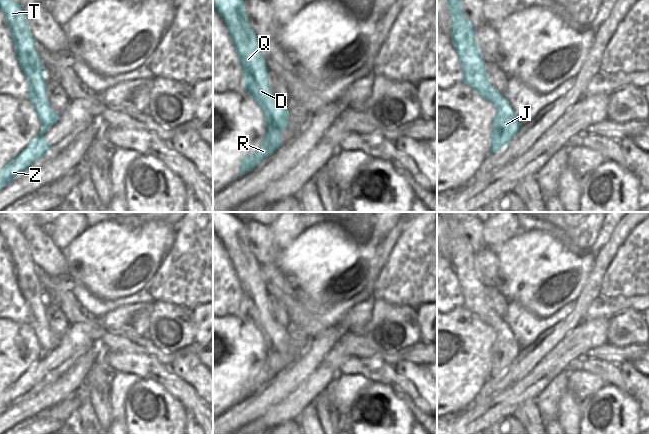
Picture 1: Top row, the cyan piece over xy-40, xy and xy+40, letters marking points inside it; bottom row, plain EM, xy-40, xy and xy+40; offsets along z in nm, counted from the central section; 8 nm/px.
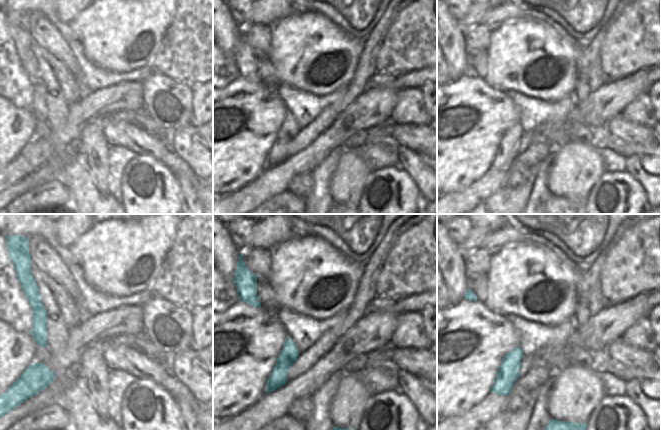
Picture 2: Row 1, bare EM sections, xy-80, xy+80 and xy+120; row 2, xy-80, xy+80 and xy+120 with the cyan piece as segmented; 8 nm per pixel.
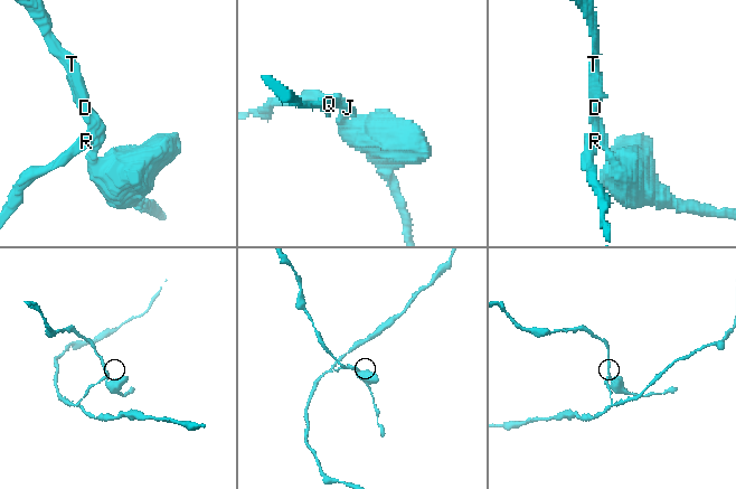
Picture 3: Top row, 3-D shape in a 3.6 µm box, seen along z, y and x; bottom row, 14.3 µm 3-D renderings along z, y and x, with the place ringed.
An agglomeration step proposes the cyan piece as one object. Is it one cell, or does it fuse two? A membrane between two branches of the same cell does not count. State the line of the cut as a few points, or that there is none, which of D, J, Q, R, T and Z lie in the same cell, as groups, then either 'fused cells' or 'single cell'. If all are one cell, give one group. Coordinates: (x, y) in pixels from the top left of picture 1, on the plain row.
cut in xy along (268, 353), (280, 355); D J Q T / R Z; fused cells

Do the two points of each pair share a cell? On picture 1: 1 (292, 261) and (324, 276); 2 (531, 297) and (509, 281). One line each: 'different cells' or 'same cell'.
1: same cell
2: same cell

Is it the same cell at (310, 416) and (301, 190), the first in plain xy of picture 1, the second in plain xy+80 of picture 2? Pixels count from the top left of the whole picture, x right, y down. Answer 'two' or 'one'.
one

